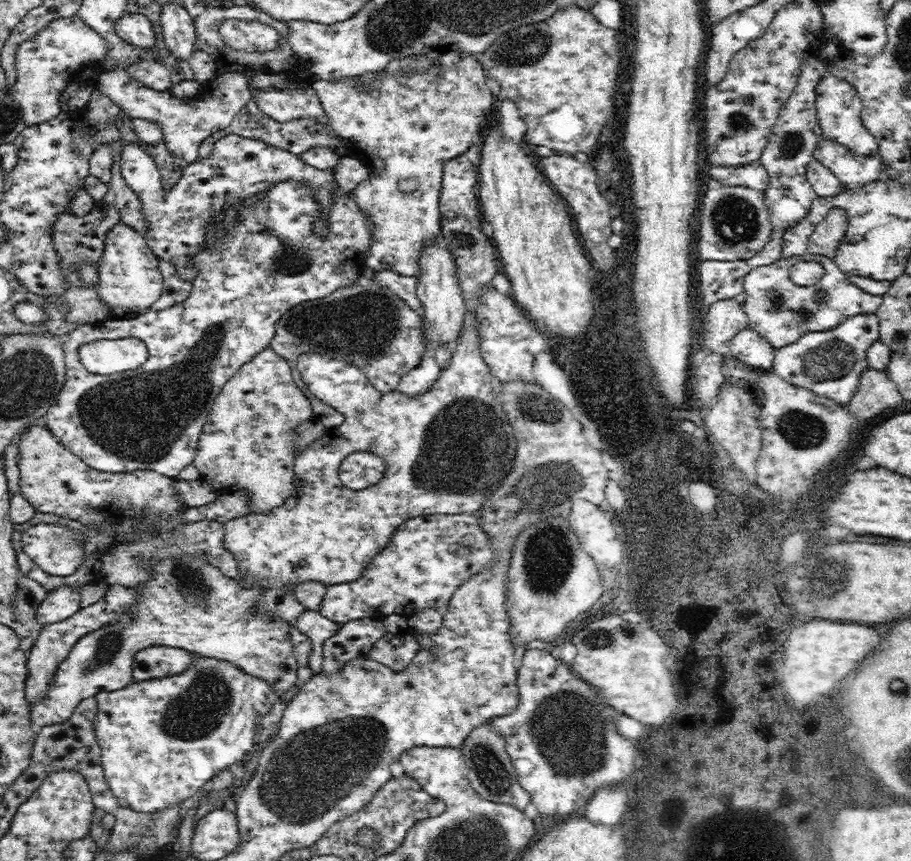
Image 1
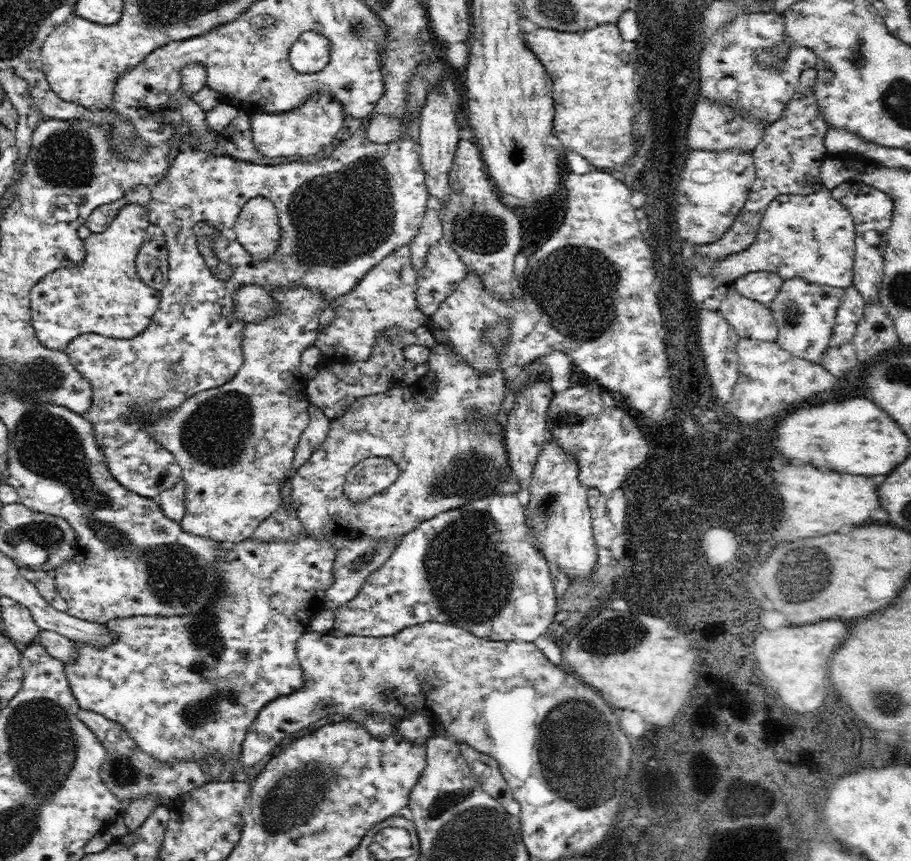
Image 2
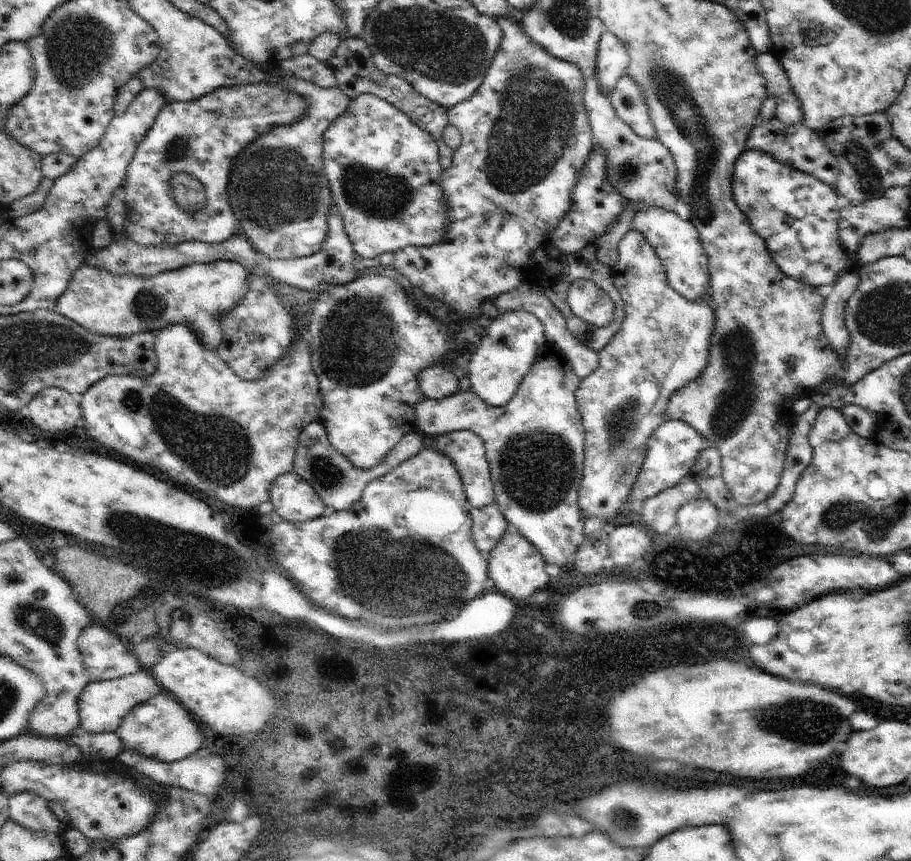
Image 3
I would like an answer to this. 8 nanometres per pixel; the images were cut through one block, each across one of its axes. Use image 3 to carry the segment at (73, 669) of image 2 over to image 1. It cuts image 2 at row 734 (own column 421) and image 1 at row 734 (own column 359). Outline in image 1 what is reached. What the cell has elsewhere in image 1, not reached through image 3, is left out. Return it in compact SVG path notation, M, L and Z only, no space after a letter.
M194 654L192 664L176 676L132 682L122 690L100 692L96 696L98 714L94 718L94 730L102 750L106 782L118 804L146 814L182 804L202 790L208 780L256 748L254 736L260 730L260 720L272 710L276 700L280 700L280 694L266 680L242 672L242 668L236 668L228 660L202 654Z

